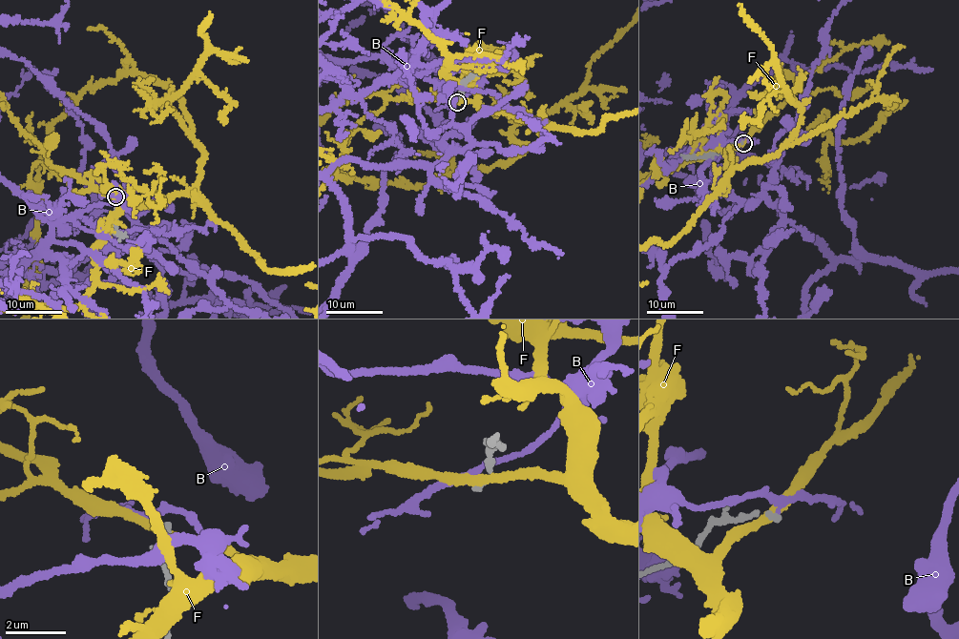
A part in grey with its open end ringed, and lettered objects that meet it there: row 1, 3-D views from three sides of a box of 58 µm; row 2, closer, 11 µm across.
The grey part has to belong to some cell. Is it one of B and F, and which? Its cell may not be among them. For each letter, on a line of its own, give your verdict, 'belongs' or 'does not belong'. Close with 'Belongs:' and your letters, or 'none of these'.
B: does not belong
F: does not belong
Belongs: none of these

